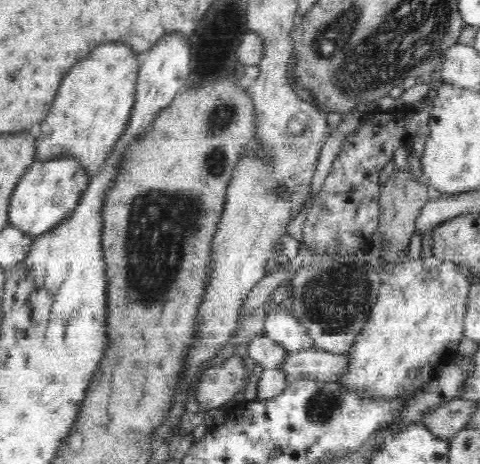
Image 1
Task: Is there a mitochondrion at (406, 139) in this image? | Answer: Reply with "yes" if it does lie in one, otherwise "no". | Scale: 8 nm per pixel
no

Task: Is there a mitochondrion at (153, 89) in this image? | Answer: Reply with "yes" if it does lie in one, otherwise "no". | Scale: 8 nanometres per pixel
no

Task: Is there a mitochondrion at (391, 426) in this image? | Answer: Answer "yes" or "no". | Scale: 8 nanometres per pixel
no

